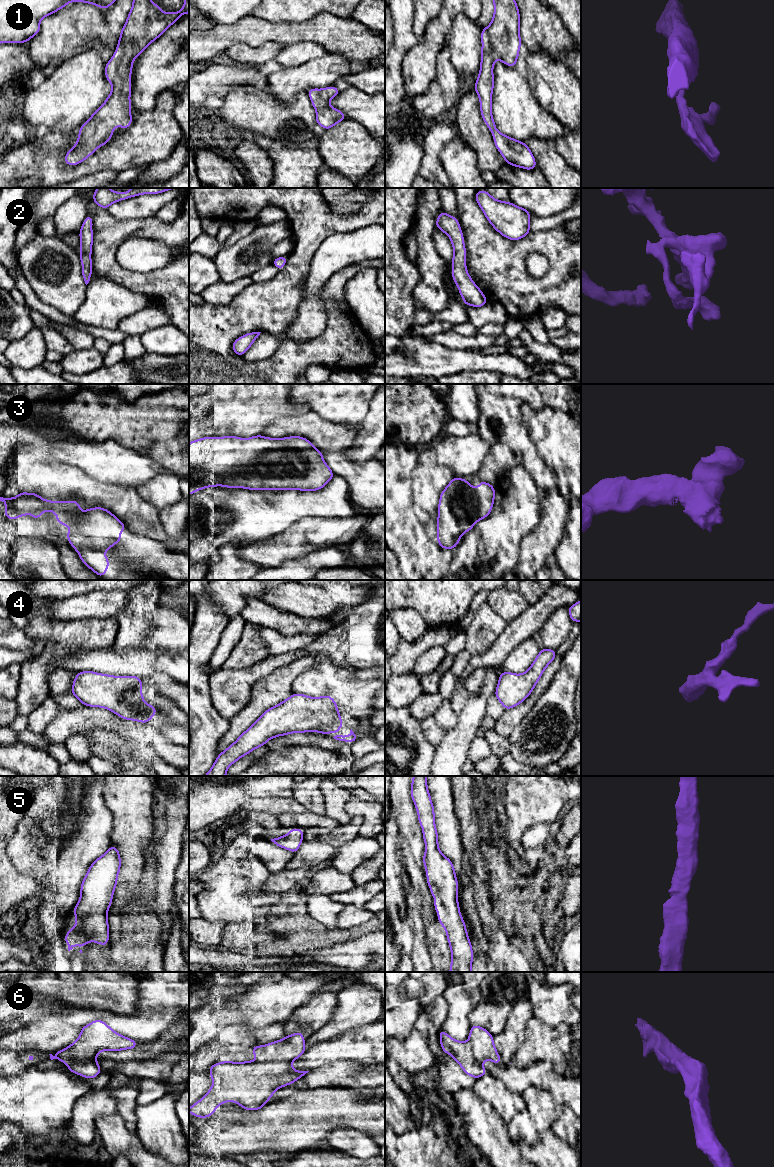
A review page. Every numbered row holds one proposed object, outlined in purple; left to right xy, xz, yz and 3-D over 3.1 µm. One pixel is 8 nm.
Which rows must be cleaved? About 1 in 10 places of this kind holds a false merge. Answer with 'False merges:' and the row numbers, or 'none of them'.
False merges: none of them

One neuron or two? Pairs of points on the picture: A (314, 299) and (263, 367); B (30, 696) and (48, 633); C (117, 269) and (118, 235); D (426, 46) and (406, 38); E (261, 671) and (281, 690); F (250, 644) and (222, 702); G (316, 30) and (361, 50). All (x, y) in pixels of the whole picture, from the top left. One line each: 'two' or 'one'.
A: two
B: one
C: one
D: two
E: two
F: two
G: one

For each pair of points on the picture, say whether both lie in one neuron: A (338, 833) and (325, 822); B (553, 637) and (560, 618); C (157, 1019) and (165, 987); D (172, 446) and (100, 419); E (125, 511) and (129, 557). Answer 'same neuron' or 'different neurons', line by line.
A: different neurons
B: same neuron
C: same neuron
D: same neuron
E: different neurons

